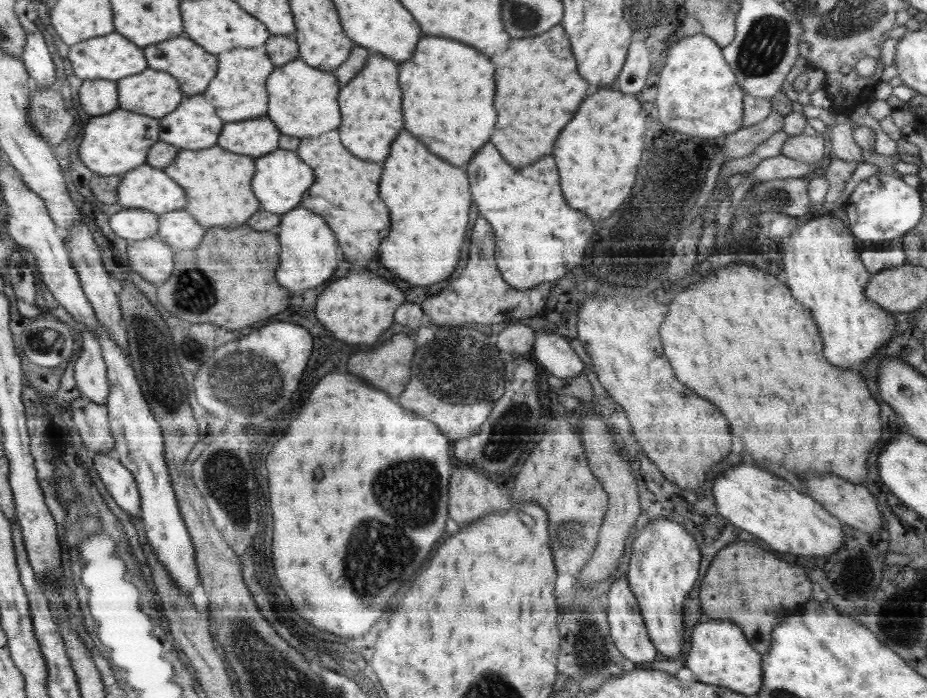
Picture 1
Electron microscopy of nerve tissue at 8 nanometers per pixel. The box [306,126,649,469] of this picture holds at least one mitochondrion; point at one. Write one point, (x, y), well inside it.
(437, 372)

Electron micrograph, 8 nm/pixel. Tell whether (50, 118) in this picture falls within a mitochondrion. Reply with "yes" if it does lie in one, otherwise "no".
yes

